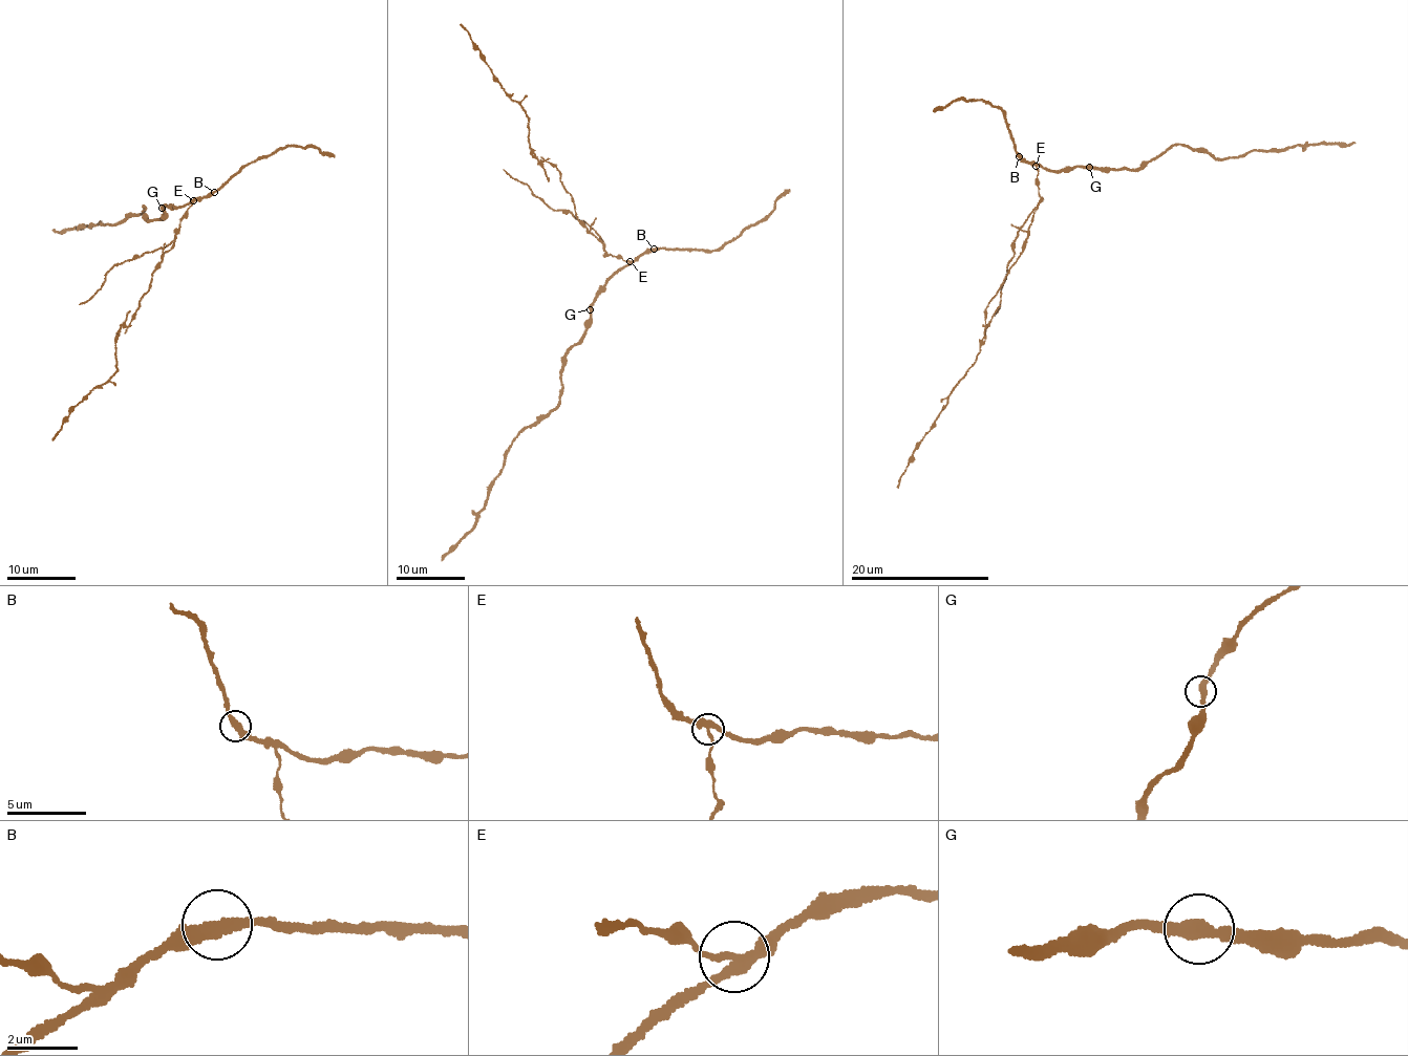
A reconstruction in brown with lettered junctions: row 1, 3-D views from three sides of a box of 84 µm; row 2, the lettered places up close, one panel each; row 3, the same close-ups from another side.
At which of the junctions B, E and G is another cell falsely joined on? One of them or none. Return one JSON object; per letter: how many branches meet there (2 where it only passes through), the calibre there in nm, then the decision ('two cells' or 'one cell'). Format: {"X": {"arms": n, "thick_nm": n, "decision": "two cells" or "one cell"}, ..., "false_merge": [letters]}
{"B": {"arms": 2, "thick_nm": 320, "decision": "one cell"}, "E": {"arms": 3, "thick_nm": 280, "decision": "two cells"}, "G": {"arms": 2, "thick_nm": 340, "decision": "one cell"}, "false_merge": ["E"]}

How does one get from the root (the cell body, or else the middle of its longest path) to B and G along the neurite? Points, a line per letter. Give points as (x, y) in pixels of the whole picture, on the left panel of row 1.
B: (192, 202), (211, 196), (214, 192)
G: (192, 202), (177, 209), (166, 205), (162, 208)

